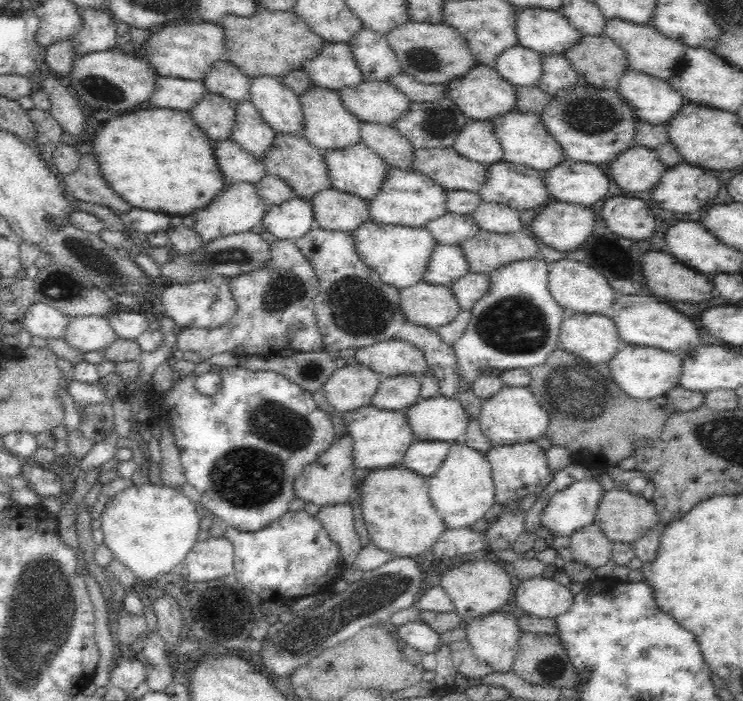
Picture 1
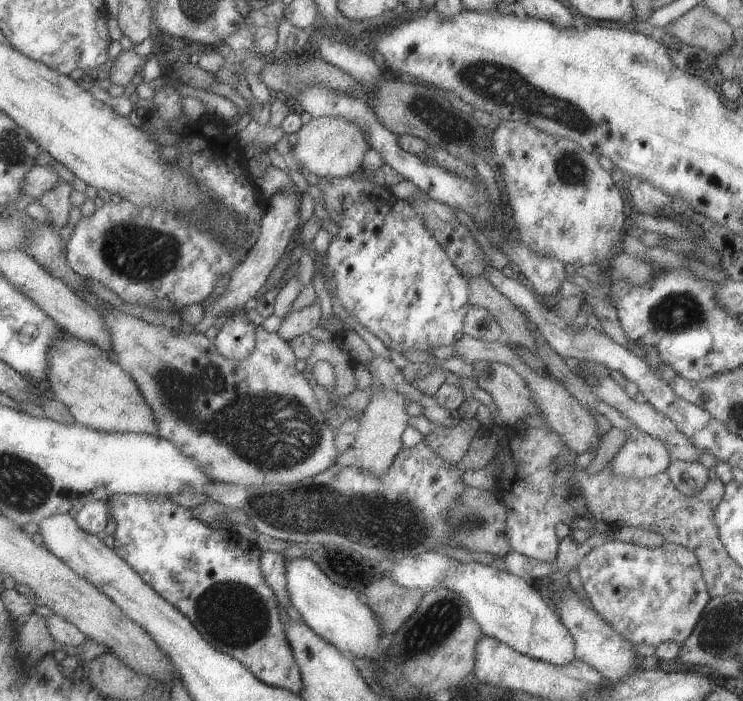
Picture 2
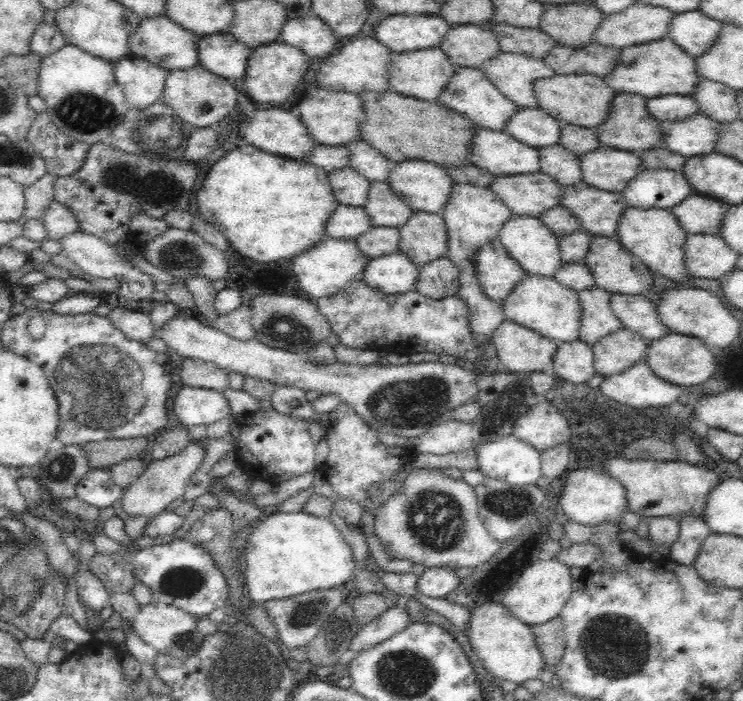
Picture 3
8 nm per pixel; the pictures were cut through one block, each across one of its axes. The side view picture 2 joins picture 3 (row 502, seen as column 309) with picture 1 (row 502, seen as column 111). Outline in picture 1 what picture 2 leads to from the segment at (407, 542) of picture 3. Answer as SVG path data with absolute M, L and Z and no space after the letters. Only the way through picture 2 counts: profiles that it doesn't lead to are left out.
M340 432L340 438L332 444L332 448L328 448L324 454L318 456L316 462L308 464L308 468L304 468L304 472L296 478L294 482L294 492L298 498L318 504L318 506L334 506L334 504L344 504L352 498L356 498L356 482L358 482L360 470L354 466L354 440Z

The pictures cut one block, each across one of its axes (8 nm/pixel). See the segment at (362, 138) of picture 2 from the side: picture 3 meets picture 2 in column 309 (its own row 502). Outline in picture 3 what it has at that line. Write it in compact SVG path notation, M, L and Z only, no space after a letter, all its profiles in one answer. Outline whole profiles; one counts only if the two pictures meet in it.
M192 440L180 454L170 456L166 460L150 460L148 468L140 474L140 478L124 490L124 496L120 498L120 508L122 512L128 514L128 518L154 518L166 512L174 500L184 496L188 482L200 462L206 458L206 444L200 440Z

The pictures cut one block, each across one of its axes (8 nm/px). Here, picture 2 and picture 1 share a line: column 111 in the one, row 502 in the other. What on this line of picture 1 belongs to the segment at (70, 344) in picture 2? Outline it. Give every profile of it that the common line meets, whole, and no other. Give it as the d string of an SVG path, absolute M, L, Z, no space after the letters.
M396 466L372 470L360 494L370 542L386 552L392 552L394 558L416 558L422 554L432 554L434 542L438 542L442 532L448 530L430 498L428 478L410 472L408 468Z

